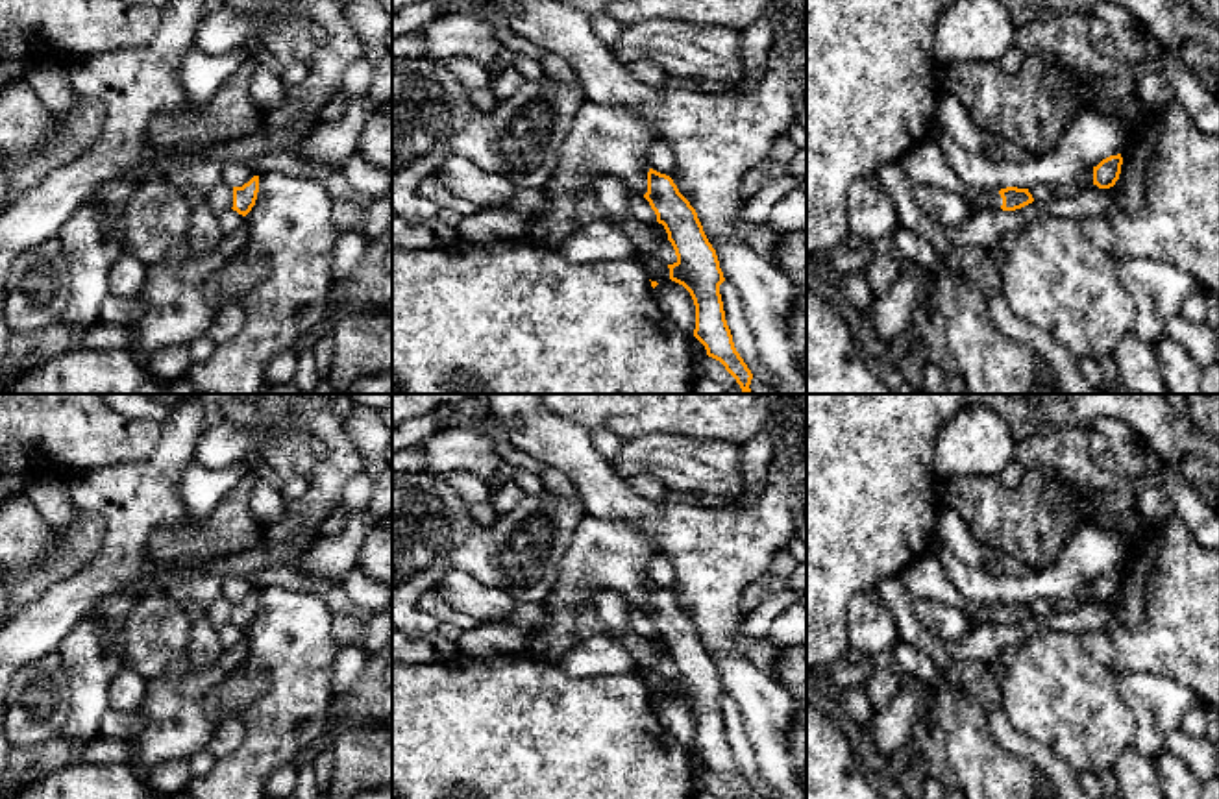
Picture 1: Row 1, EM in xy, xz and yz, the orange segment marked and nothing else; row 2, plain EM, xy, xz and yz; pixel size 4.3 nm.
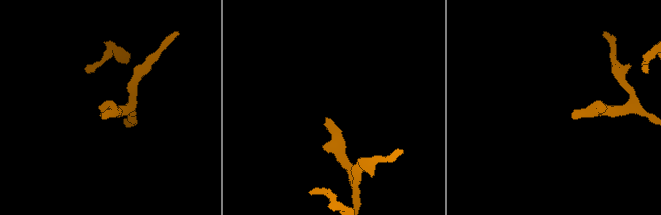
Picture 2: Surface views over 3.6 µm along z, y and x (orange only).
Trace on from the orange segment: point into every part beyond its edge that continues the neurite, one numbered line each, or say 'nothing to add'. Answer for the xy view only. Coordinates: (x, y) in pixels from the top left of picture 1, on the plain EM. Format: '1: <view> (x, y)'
1: xy (221, 613)

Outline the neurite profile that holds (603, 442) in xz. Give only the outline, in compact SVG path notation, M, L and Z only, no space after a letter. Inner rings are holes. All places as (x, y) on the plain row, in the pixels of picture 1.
M596 429L590 431L590 444L601 457L612 461L620 453L623 438L616 438L605 429Z

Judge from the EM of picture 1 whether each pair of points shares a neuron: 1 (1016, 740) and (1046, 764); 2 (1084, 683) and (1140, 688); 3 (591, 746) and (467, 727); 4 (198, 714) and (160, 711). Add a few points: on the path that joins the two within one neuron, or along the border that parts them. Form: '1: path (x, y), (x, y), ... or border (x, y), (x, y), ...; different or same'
1: path (1023, 746), (1038, 757); same
2: border (1116, 677), (1116, 688), (1134, 727); different
3: path (559, 746), (552, 746), (526, 724), (498, 725); same
4: path (189, 714), (169, 714); same

